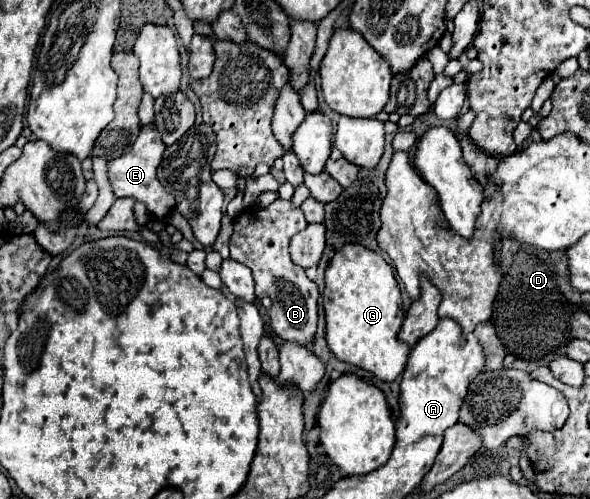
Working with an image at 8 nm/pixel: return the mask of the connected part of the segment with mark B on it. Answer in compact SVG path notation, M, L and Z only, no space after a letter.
M277 199L267 209L251 207L245 209L235 219L235 231L231 235L231 259L243 263L251 269L255 279L257 297L271 297L273 307L269 309L271 327L283 339L297 345L309 345L317 331L317 285L305 275L305 271L295 265L289 257L289 241L295 233L307 227L305 215L291 201Z

